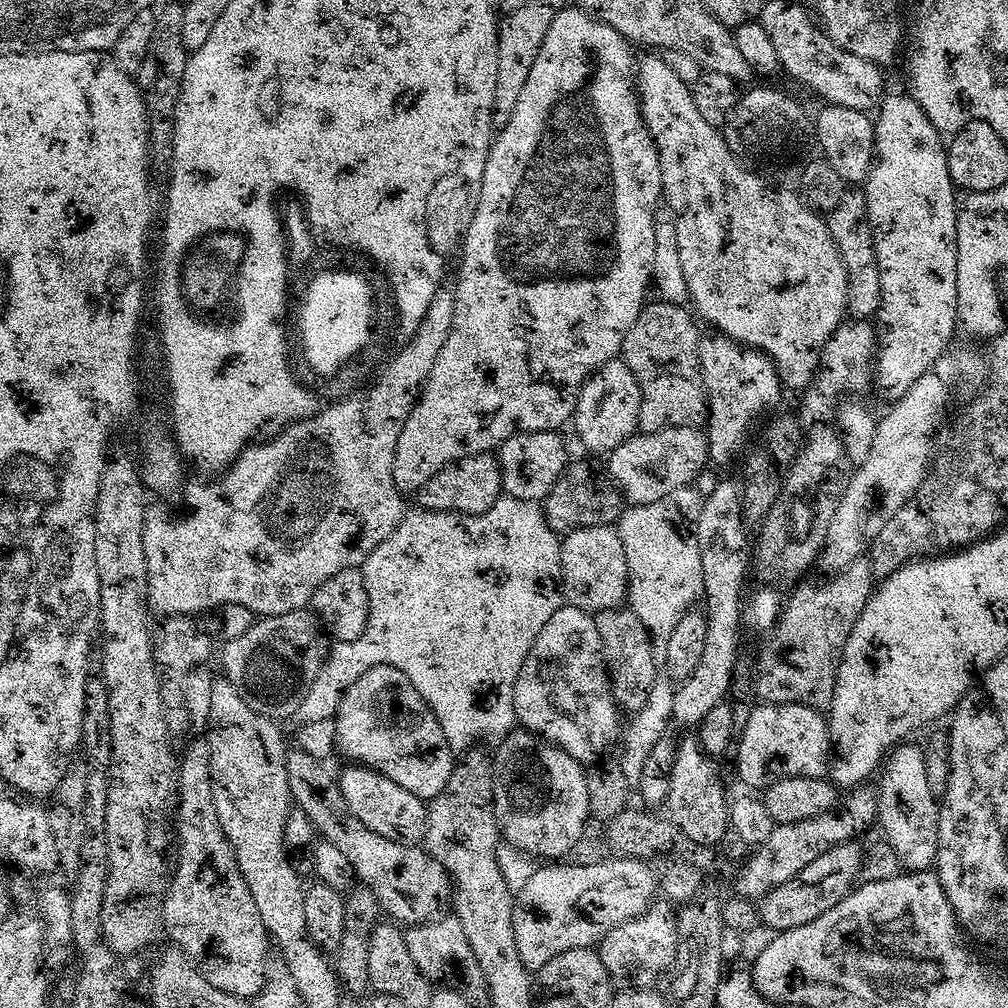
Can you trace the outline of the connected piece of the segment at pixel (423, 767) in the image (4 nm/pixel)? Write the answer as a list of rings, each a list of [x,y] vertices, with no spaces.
[[[379,664],[352,683],[336,707],[336,744],[345,761],[373,768],[422,801],[433,800],[450,782],[454,753],[427,702],[394,666]]]

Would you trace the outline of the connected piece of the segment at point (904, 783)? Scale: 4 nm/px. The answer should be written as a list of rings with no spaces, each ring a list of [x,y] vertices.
[[[901,742],[888,753],[879,769],[880,788],[876,792],[878,828],[885,832],[886,842],[905,869],[923,872],[931,869],[938,854],[938,798],[926,786],[924,749],[919,743]]]

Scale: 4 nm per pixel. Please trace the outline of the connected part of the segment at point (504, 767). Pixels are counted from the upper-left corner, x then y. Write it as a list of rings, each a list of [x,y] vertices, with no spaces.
[[[517,727],[495,745],[492,761],[492,793],[494,794],[494,814],[496,825],[500,827],[503,843],[524,853],[525,856],[539,858],[544,862],[556,862],[564,856],[584,836],[584,827],[590,821],[590,798],[586,795],[586,768],[581,761],[570,758],[566,750],[551,744],[527,728]]]

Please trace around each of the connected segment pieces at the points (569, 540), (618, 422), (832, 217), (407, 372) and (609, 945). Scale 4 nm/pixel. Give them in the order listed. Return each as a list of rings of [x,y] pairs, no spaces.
[[[607,524],[576,528],[567,533],[560,542],[560,591],[563,599],[584,612],[597,613],[619,608],[628,594],[628,567],[626,550],[622,550],[622,538],[615,527]]]
[[[617,358],[606,362],[597,372],[588,377],[580,387],[576,409],[570,421],[571,427],[576,427],[576,436],[592,452],[607,454],[612,452],[626,438],[635,436],[640,426],[640,387],[630,370],[630,366],[624,364],[623,359]]]
[[[844,191],[842,198],[838,198],[838,206],[834,206],[831,212],[827,213],[826,223],[830,230],[830,238],[834,238],[834,246],[838,246],[842,266],[846,266],[846,278],[848,279],[847,315],[854,320],[875,317],[880,310],[882,282],[880,281],[878,258],[874,254],[874,238],[866,214],[866,198],[863,191]]]
[[[442,286],[434,294],[434,300],[426,309],[426,318],[418,326],[418,330],[401,343],[404,345],[397,350],[396,357],[393,360],[391,357],[383,365],[382,371],[379,373],[380,381],[377,384],[369,383],[359,394],[349,394],[343,400],[335,401],[321,408],[320,411],[313,412],[305,420],[294,420],[291,424],[285,424],[279,432],[261,439],[259,442],[249,444],[248,447],[240,451],[236,461],[229,468],[225,468],[223,472],[213,475],[211,478],[200,478],[204,480],[189,479],[182,488],[182,505],[184,504],[185,512],[181,516],[171,516],[164,508],[145,507],[142,542],[144,543],[146,570],[148,571],[149,613],[156,615],[157,612],[160,618],[191,617],[196,614],[192,612],[203,614],[210,608],[217,608],[226,603],[241,603],[242,606],[246,606],[246,610],[250,610],[260,618],[290,614],[290,610],[308,608],[311,605],[314,590],[318,590],[318,586],[322,586],[322,582],[326,582],[326,578],[334,578],[334,574],[338,574],[338,570],[360,568],[364,559],[374,550],[374,546],[378,546],[378,542],[390,538],[390,534],[398,526],[398,522],[404,517],[405,497],[397,488],[392,477],[394,446],[398,446],[398,434],[402,434],[402,426],[406,422],[410,410],[415,406],[416,400],[420,397],[420,391],[424,388],[430,370],[434,370],[434,358],[438,358],[438,350],[442,350],[442,342],[446,342],[446,334],[450,334],[450,326],[453,322],[452,288]]]
[[[654,902],[642,914],[614,926],[600,939],[598,951],[602,958],[602,966],[606,966],[606,970],[612,975],[612,979],[617,985],[623,986],[625,989],[650,988],[659,981],[661,974],[674,962],[678,942],[676,914],[677,909],[671,903]]]

